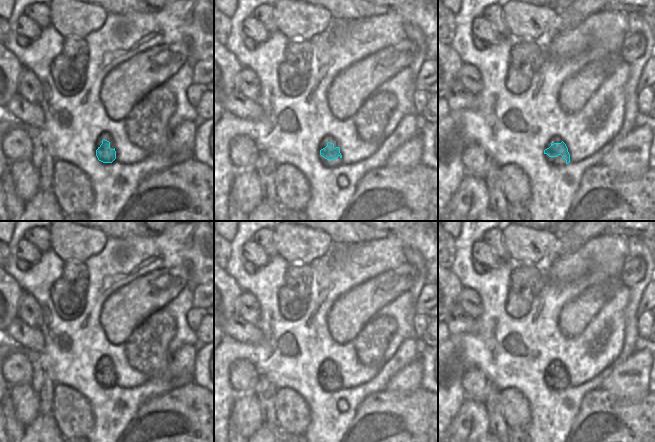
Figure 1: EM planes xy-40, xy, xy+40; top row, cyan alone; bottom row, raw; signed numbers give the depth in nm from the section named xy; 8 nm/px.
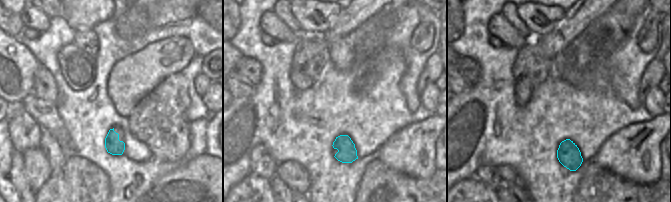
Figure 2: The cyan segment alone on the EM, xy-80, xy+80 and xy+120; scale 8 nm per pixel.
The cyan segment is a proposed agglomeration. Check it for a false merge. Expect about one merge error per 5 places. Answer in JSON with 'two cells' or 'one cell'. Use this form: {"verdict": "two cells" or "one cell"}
{"verdict": "one cell"}

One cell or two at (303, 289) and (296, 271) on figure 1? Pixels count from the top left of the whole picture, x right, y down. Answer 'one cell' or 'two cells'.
one cell

